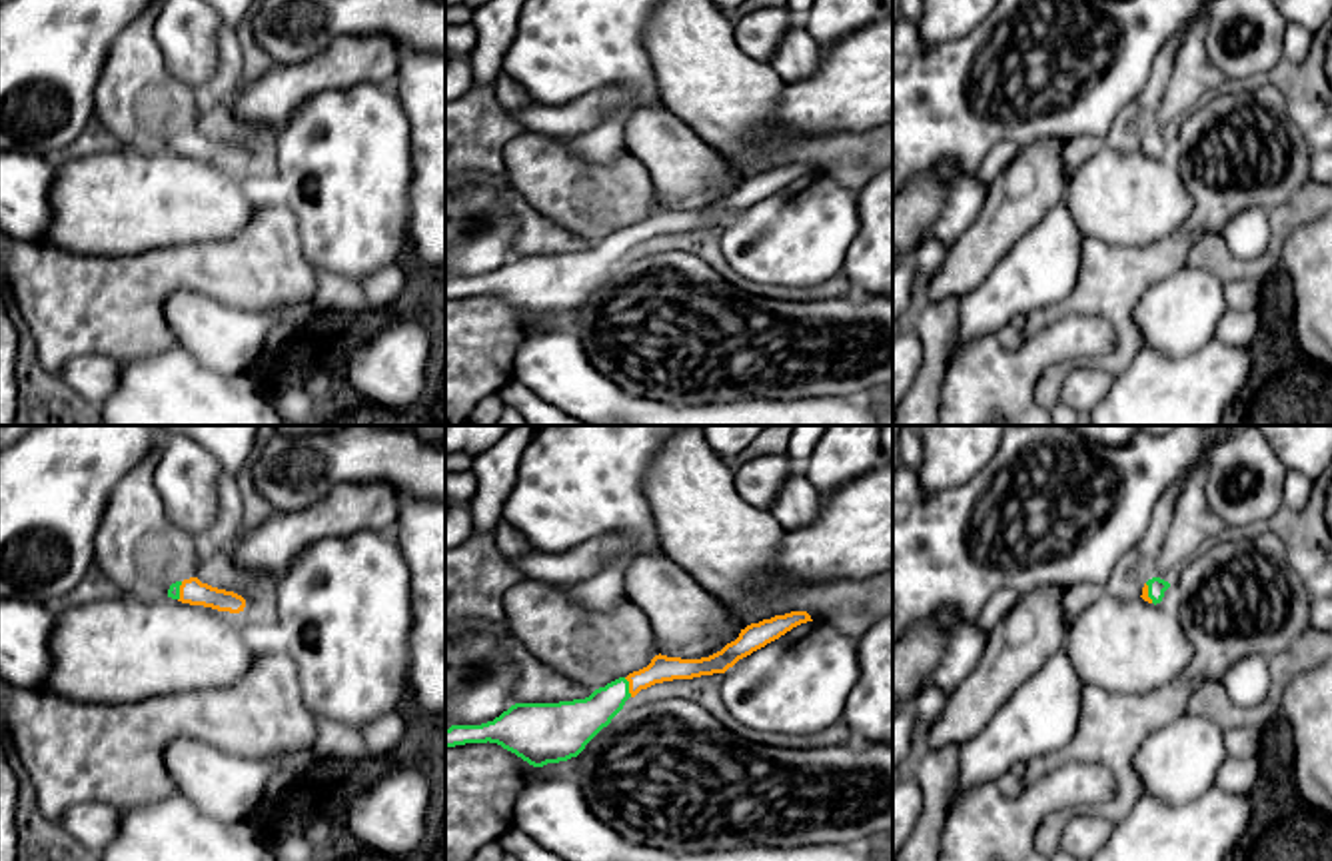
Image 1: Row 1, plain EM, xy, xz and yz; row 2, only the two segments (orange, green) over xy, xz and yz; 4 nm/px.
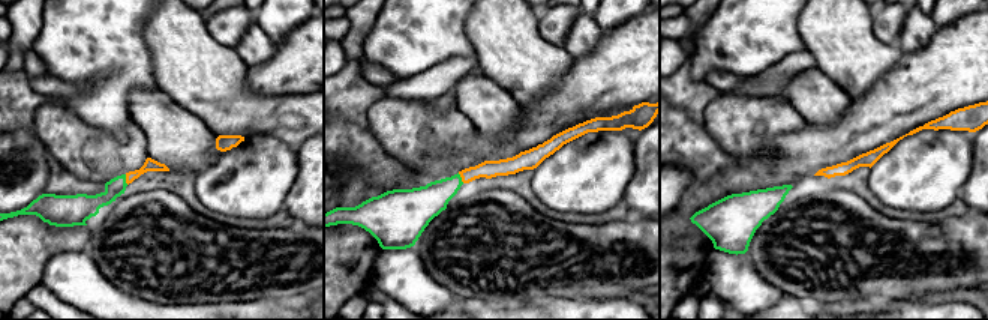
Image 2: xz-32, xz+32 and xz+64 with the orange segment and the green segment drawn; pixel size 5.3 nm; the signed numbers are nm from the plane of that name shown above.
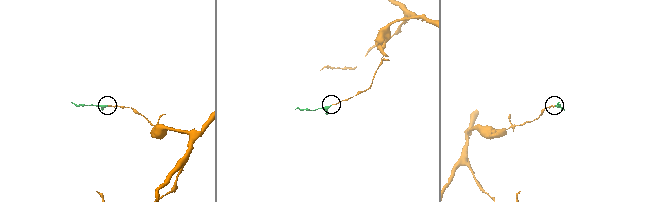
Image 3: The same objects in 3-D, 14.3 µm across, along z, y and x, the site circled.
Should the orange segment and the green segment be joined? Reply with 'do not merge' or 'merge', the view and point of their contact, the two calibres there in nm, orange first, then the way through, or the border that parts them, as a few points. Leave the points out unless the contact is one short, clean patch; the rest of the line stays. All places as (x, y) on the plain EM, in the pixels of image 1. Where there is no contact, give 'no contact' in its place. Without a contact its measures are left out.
merge; meets orange in xz at (630, 240); 110 nm thick on the orange side, 180 nm on the other; runs through xz (662, 220), (630, 240), (620, 242), (578, 274)

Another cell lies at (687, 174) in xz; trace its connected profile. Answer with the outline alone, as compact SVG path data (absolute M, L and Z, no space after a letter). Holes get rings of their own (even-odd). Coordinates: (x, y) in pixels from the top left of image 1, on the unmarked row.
M665 106L627 116L627 152L651 174L661 208L701 212L735 194L729 162Z

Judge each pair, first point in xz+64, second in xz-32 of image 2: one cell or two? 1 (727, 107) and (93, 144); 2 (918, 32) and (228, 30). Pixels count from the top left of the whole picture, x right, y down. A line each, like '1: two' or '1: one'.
1: one
2: two

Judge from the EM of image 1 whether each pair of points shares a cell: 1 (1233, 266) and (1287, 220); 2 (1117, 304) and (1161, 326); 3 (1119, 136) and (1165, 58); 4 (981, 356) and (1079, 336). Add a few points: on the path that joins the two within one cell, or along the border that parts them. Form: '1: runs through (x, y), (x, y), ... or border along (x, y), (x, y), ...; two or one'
1: runs through (1251, 268), (1275, 248), (1277, 238); one
2: border along (1167, 278), (1135, 308), (1133, 322), (1143, 346); two
3: runs through (1139, 116), (1159, 78); one
4: runs through (1005, 360), (1031, 360), (1055, 344); one

